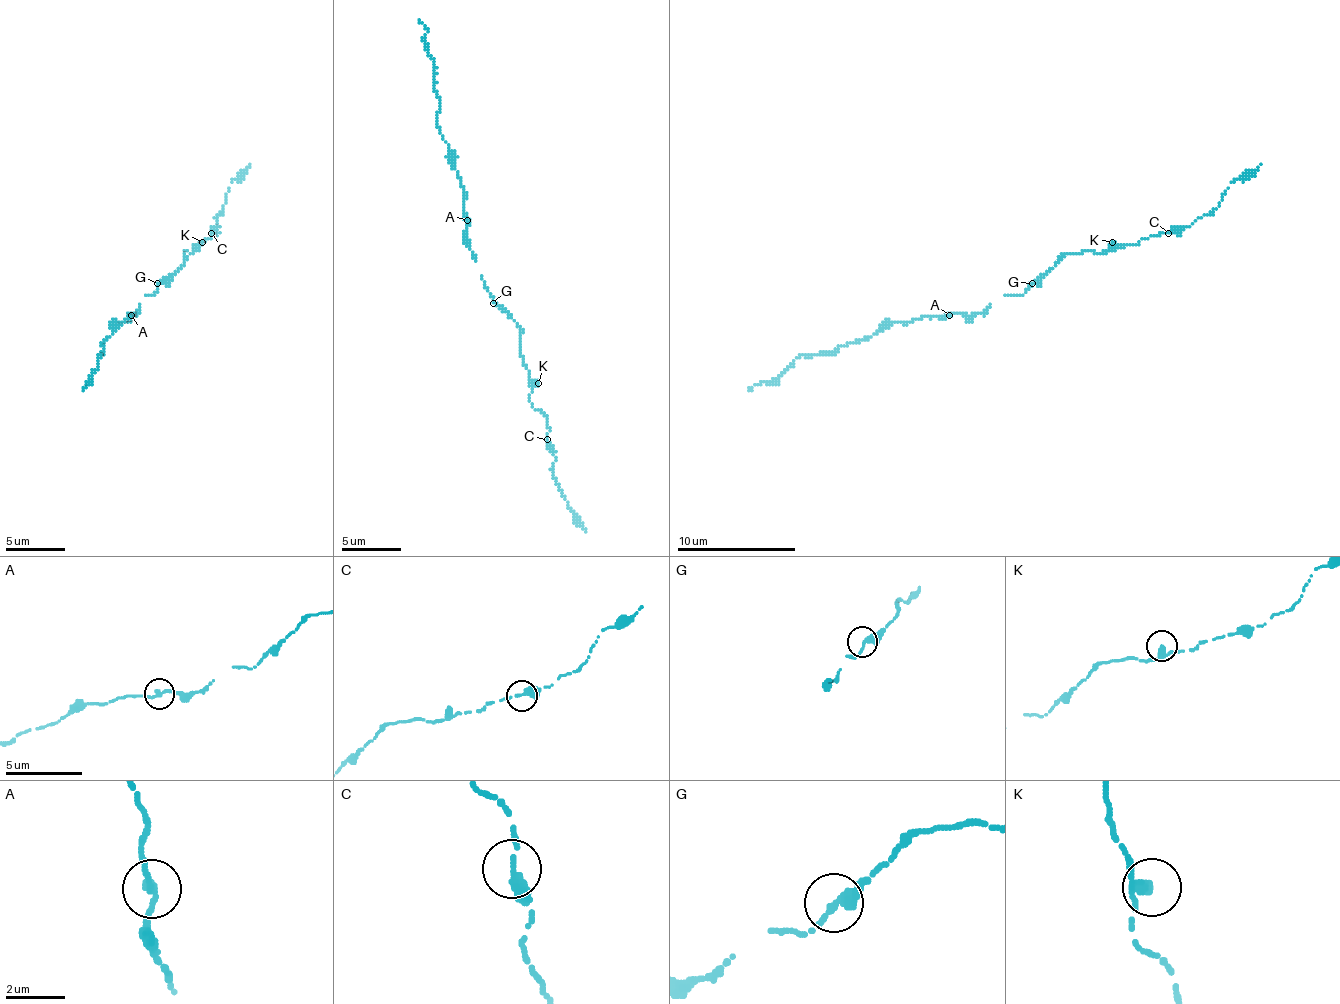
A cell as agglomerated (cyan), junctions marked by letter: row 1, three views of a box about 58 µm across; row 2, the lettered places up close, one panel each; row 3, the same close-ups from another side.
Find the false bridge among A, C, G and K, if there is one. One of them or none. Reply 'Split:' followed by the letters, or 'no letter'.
Split: no letter

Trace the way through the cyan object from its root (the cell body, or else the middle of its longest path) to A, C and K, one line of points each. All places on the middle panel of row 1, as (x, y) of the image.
A: (493, 297), (487, 291), (475, 255), (467, 243), (467, 219)
C: (493, 297), (520, 329), (520, 353), (532, 389), (529, 401), (547, 419), (547, 439)
K: (493, 297), (517, 323), (523, 365), (529, 371), (529, 377), (538, 383)

